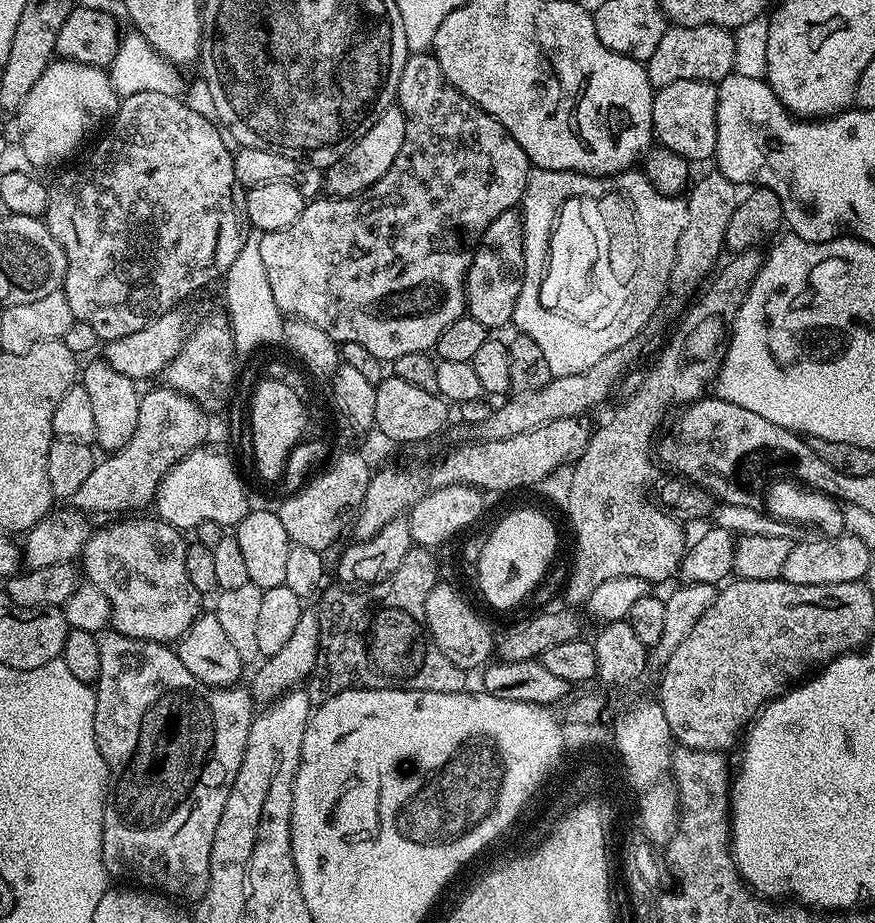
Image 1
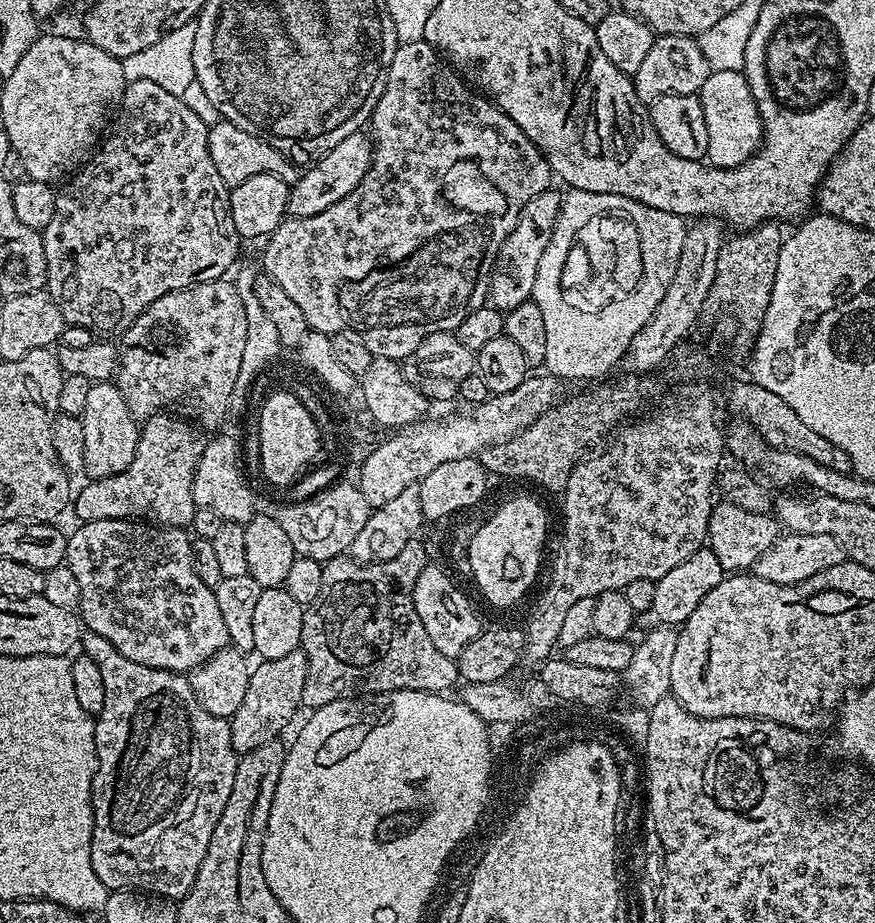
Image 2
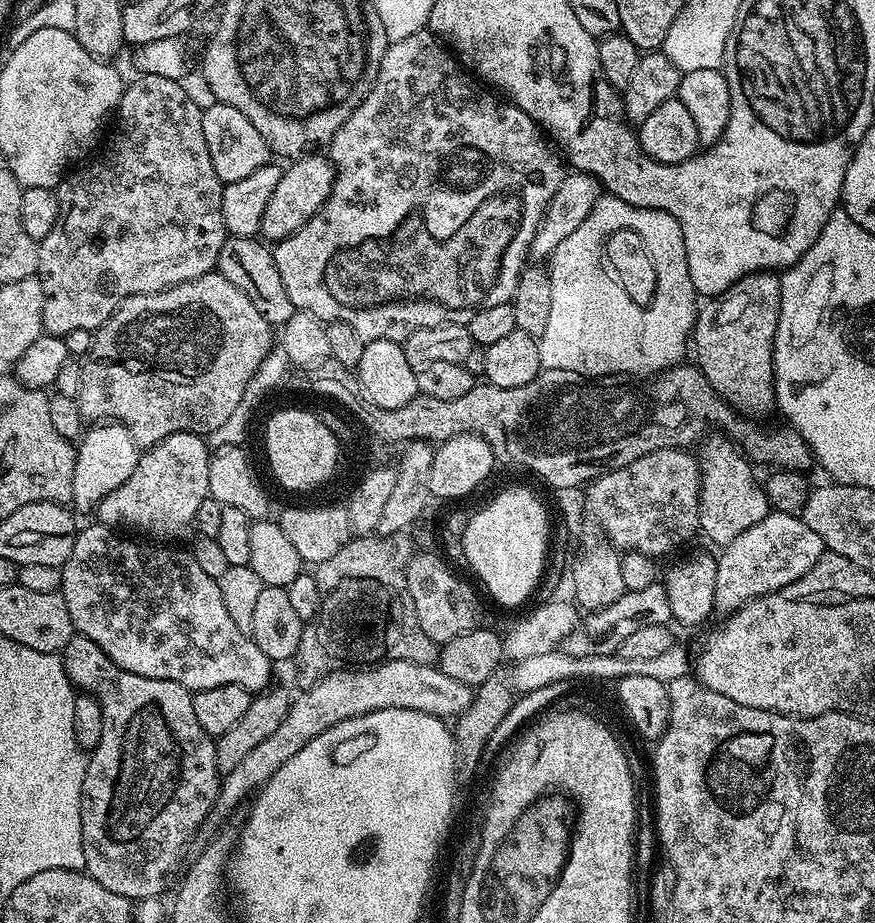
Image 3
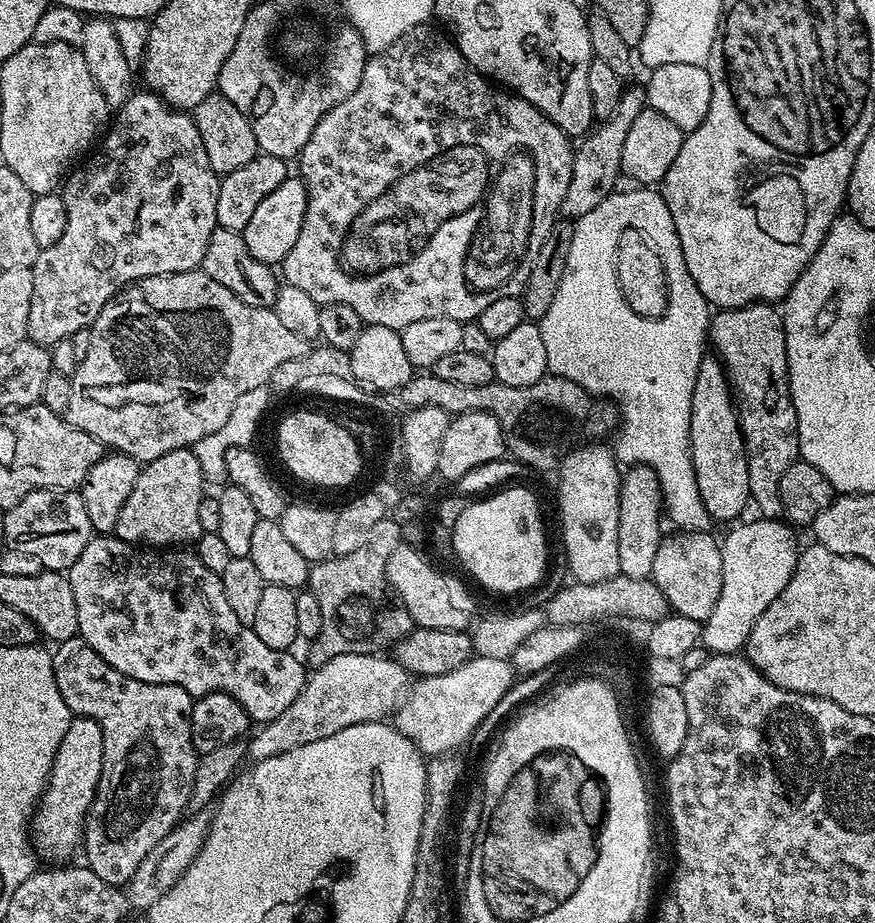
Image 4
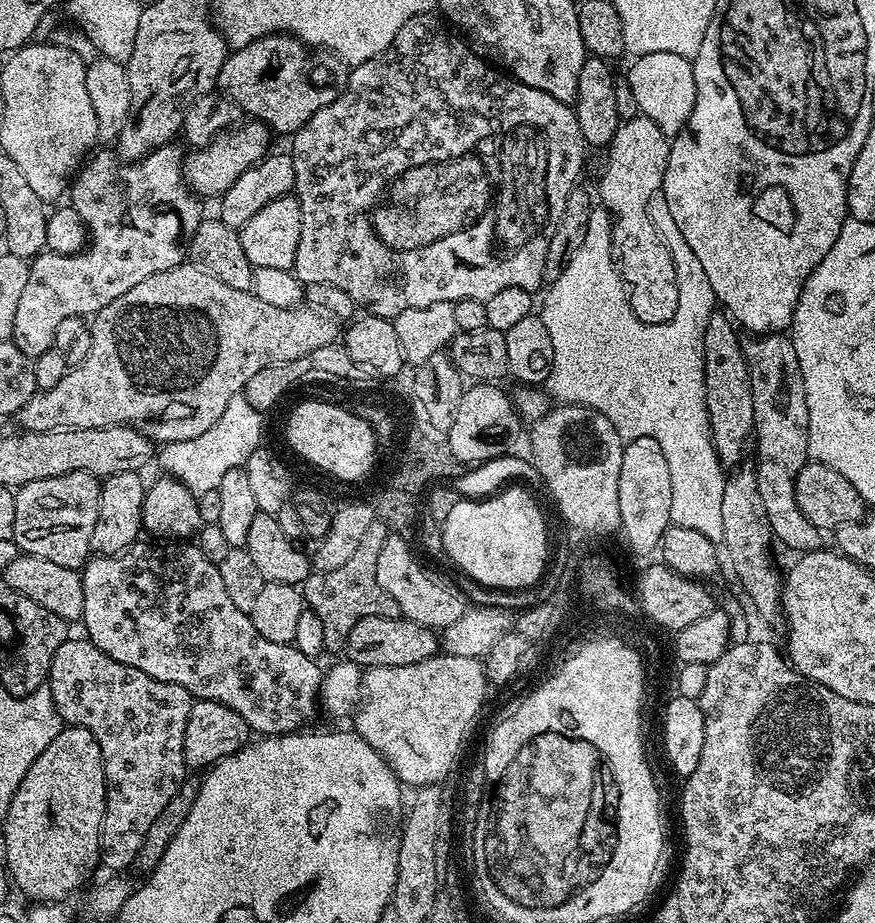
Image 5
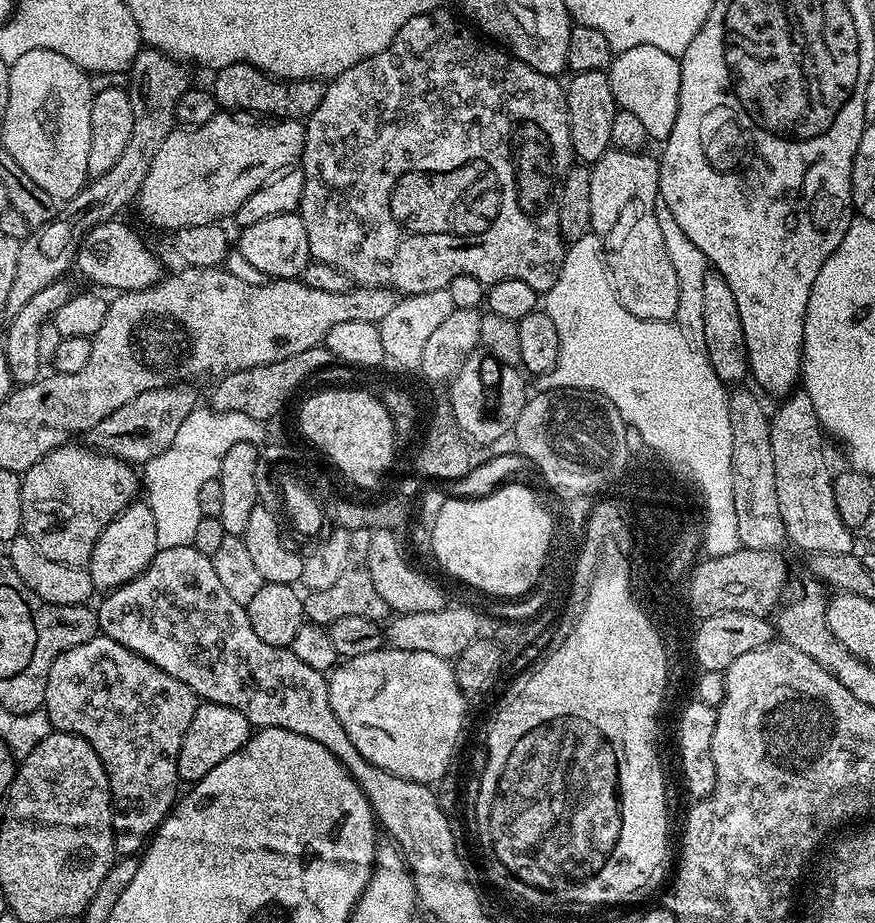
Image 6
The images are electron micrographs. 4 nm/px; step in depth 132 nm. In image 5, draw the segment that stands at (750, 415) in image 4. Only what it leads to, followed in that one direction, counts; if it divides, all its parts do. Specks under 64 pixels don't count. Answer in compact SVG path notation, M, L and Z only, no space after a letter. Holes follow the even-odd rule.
M752 334L743 341L744 357L748 363L748 377L754 398L754 448L758 494L762 494L762 507L770 522L770 530L796 554L815 552L821 547L821 529L815 528L802 514L796 501L794 488L802 466L809 463L808 411L806 386L798 366L798 354L791 339L784 334Z

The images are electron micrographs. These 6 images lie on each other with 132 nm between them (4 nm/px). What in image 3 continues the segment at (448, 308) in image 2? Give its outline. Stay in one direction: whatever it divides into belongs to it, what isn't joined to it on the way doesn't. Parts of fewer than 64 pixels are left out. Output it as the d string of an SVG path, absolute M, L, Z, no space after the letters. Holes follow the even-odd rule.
M427 30L409 34L407 38L389 43L378 66L378 74L374 78L372 88L366 94L366 98L362 98L354 114L350 114L350 118L342 122L332 141L326 146L326 155L336 170L336 181L326 202L320 207L318 214L314 214L314 218L310 218L310 222L302 226L302 230L298 230L290 238L279 241L272 248L272 257L278 266L282 286L286 286L286 294L293 309L314 314L325 322L329 320L346 322L354 326L354 330L358 330L358 334L366 342L369 340L402 342L414 330L426 326L467 325L468 320L474 318L474 314L478 314L478 310L487 310L489 306L509 303L518 286L518 278L524 273L526 261L532 250L534 234L542 222L546 206L550 198L554 198L554 190L558 190L566 175L561 157L546 139L540 125L529 119L521 108L473 79L459 59Z

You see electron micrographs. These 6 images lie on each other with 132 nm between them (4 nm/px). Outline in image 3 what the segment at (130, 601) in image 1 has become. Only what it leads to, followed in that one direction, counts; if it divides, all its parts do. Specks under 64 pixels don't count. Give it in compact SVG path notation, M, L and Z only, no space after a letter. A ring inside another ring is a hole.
M92 522L89 528L81 527L76 533L74 550L70 550L70 558L66 558L66 562L60 568L59 593L66 602L66 610L70 610L73 629L79 635L90 638L90 642L102 646L105 654L122 670L130 670L130 674L142 674L146 678L158 678L159 680L173 680L193 694L202 690L210 690L214 686L226 686L227 684L242 686L253 694L265 691L273 683L274 661L266 658L266 654L262 654L262 650L258 650L258 646L253 642L249 633L238 630L238 626L234 626L234 622L226 610L226 605L222 603L219 583L214 578L210 578L210 574L205 574L200 569L198 562L194 562L191 551L179 552L176 548L179 547L161 546L156 542L141 542L139 539L129 538L117 529L107 528L106 525L99 522Z

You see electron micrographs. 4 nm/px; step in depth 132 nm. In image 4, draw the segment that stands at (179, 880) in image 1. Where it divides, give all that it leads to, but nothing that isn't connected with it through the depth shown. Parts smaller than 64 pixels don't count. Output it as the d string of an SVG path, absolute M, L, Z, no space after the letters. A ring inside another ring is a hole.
M79 635L55 645L52 669L54 682L58 682L58 694L62 694L62 702L66 702L73 717L89 716L102 726L102 774L82 841L83 855L88 855L86 867L108 884L127 885L128 880L134 878L134 870L138 870L142 858L146 858L162 838L171 834L185 815L198 759L192 741L194 697L177 684L151 684L114 670L114 666L110 666L110 662L106 662L106 658L102 658L102 654L95 652Z

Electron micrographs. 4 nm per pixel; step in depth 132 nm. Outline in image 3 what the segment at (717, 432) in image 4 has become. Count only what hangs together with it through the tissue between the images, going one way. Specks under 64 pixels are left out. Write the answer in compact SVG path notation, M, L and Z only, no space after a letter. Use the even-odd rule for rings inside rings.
M712 434L699 445L698 459L700 461L700 526L699 531L705 532L717 546L723 546L734 542L742 530L750 530L762 518L766 518L770 511L768 495L764 493L761 481L756 481L753 465L747 456L740 451L733 441L723 434Z

